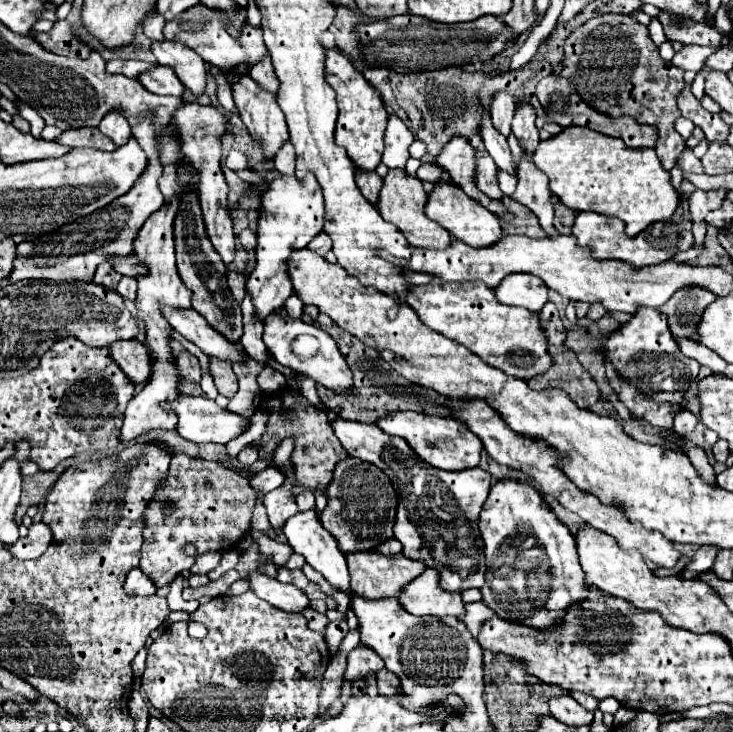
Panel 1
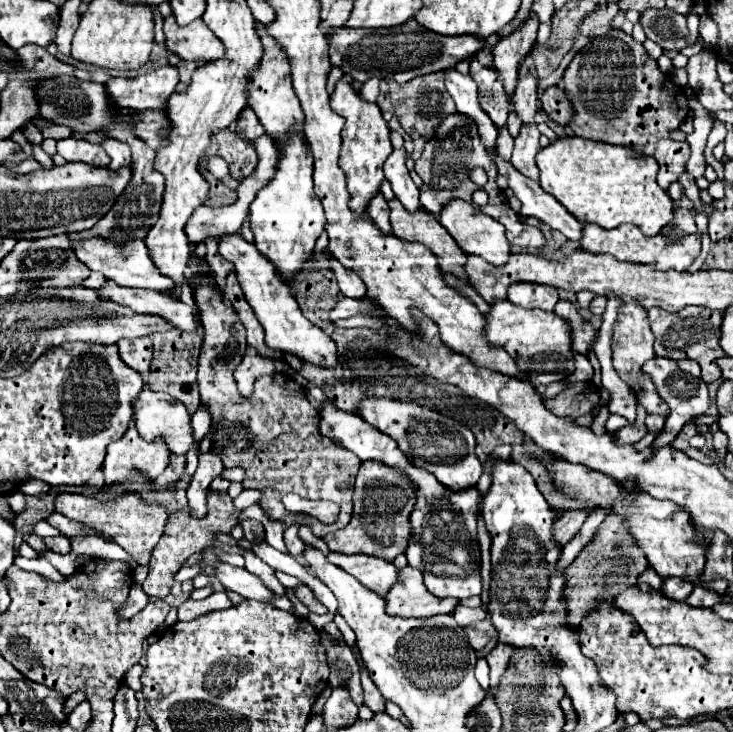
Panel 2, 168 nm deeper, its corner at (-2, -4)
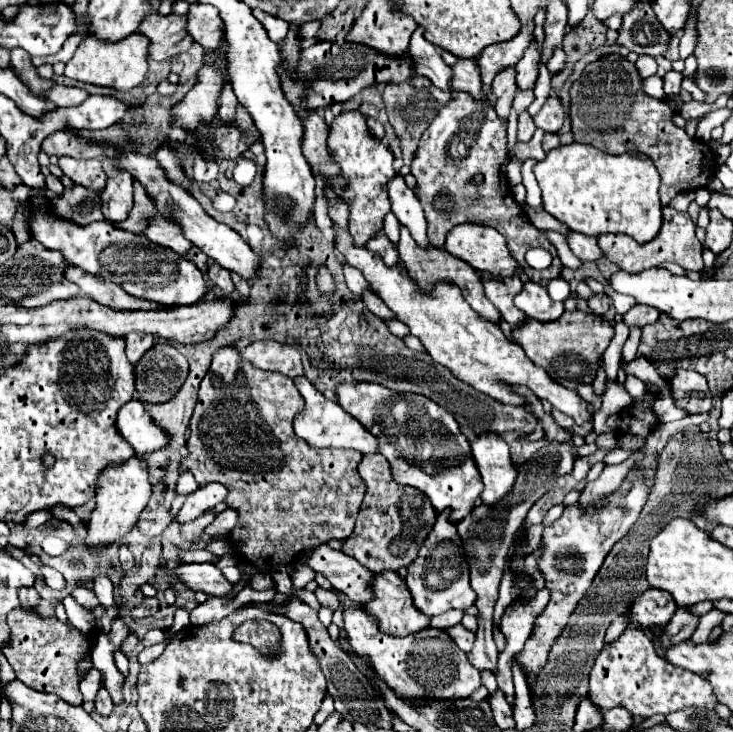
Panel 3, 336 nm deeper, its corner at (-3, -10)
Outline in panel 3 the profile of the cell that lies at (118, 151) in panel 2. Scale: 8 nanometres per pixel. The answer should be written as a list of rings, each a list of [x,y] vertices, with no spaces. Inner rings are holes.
[[[109,157],[103,159],[103,169],[107,173],[107,187],[101,193],[101,211],[107,221],[121,223],[133,207],[133,179],[125,171],[115,171]]]

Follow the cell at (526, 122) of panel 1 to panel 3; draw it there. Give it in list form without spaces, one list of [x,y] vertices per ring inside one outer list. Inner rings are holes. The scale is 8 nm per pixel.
[[[535,41],[535,43],[531,43],[531,45],[525,49],[525,55],[523,55],[521,61],[515,65],[519,89],[533,89],[533,87],[535,87],[539,57],[541,57],[541,55],[539,55],[537,41]]]

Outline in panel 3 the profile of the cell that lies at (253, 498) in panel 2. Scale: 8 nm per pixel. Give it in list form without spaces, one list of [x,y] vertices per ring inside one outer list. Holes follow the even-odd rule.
[[[225,509],[223,513],[219,513],[211,525],[207,525],[205,533],[209,537],[219,537],[219,535],[227,535],[237,523],[237,511],[231,511],[231,509]]]

